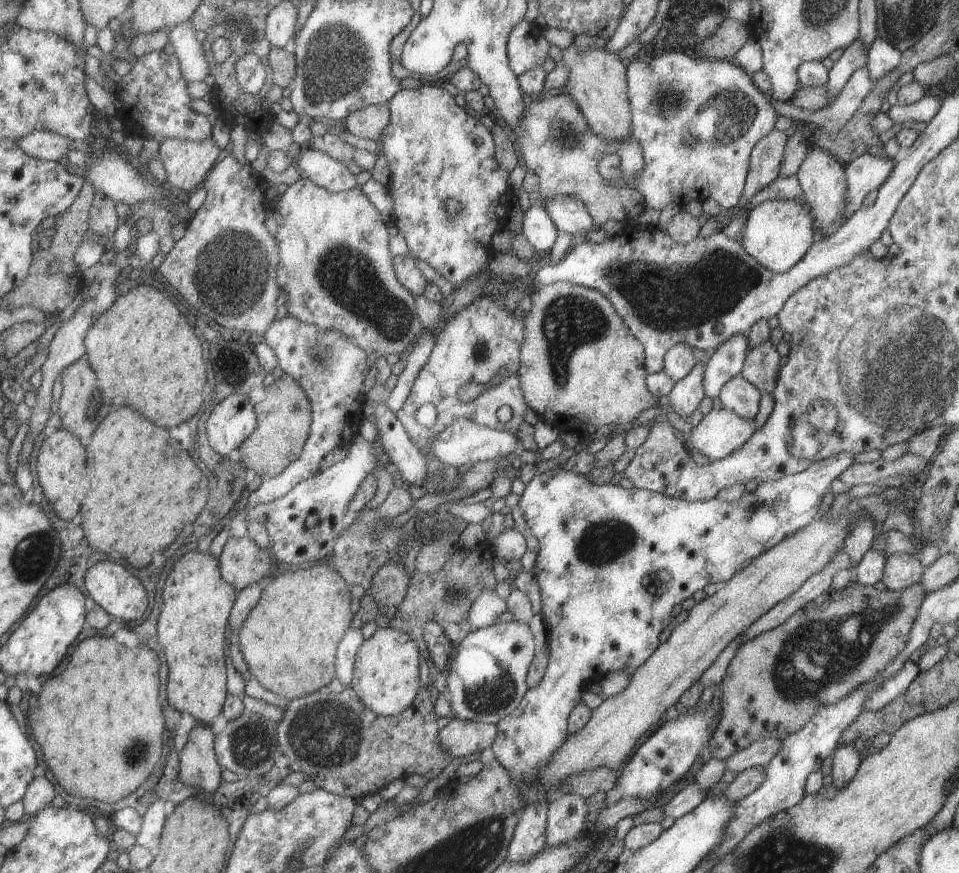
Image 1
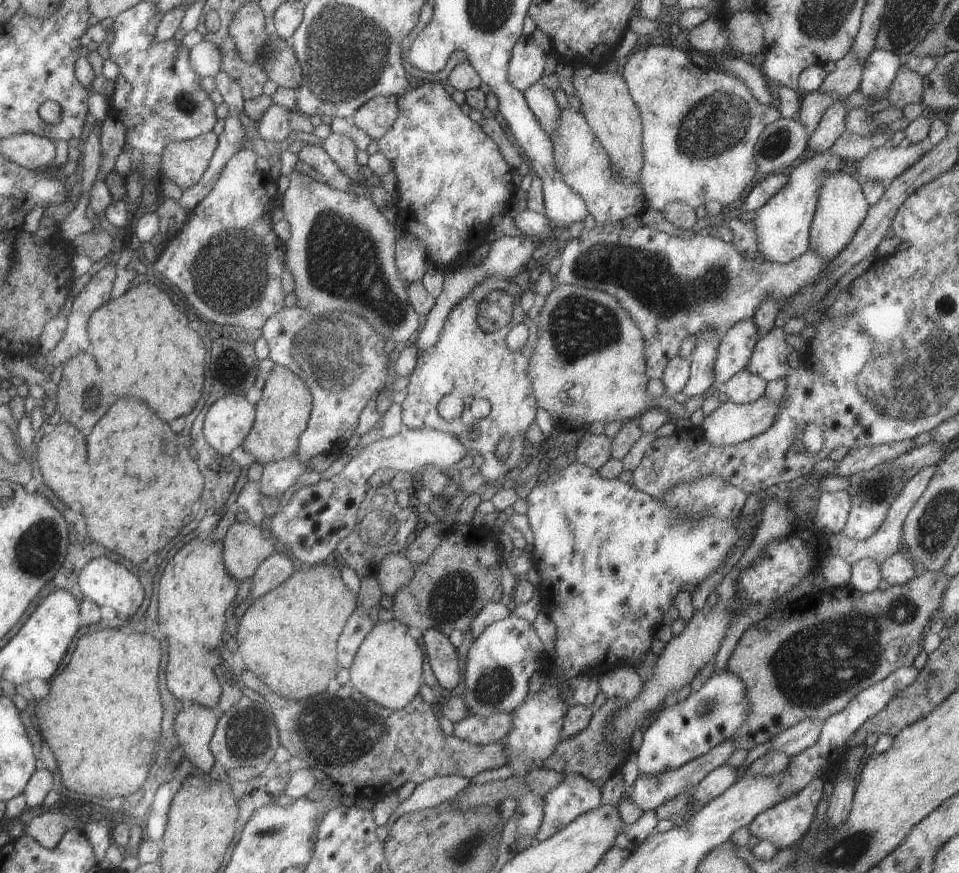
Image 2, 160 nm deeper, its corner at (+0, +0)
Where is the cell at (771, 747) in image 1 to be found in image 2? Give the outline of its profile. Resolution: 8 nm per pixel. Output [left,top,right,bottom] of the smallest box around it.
[769,719,822,758]

